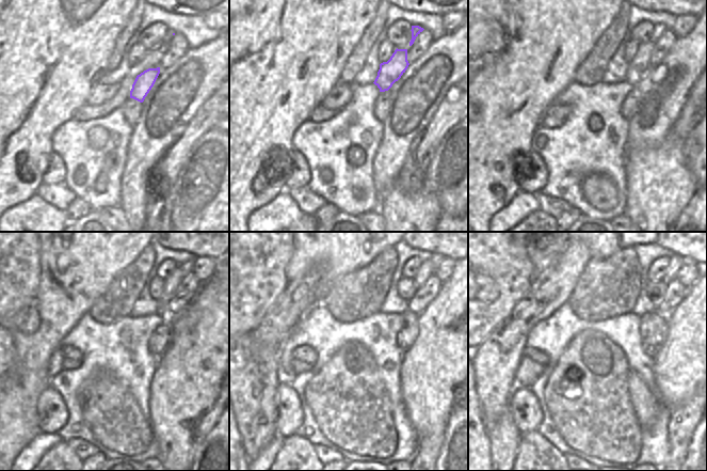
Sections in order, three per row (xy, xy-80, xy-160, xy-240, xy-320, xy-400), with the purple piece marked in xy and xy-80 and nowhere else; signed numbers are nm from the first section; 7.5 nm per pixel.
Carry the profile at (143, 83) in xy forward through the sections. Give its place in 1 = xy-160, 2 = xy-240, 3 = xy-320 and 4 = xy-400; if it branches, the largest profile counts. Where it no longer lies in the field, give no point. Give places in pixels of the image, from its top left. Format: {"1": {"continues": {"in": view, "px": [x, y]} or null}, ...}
{"1": {"continues": {"in": "xy-160", "px": [638, 66]}}, "2": {"continues": {"in": "xy-240", "px": [172, 283]}}, "3": {"continues": {"in": "xy-320", "px": [426, 269]}}, "4": {"continues": {"in": "xy-400", "px": [676, 262]}}}

